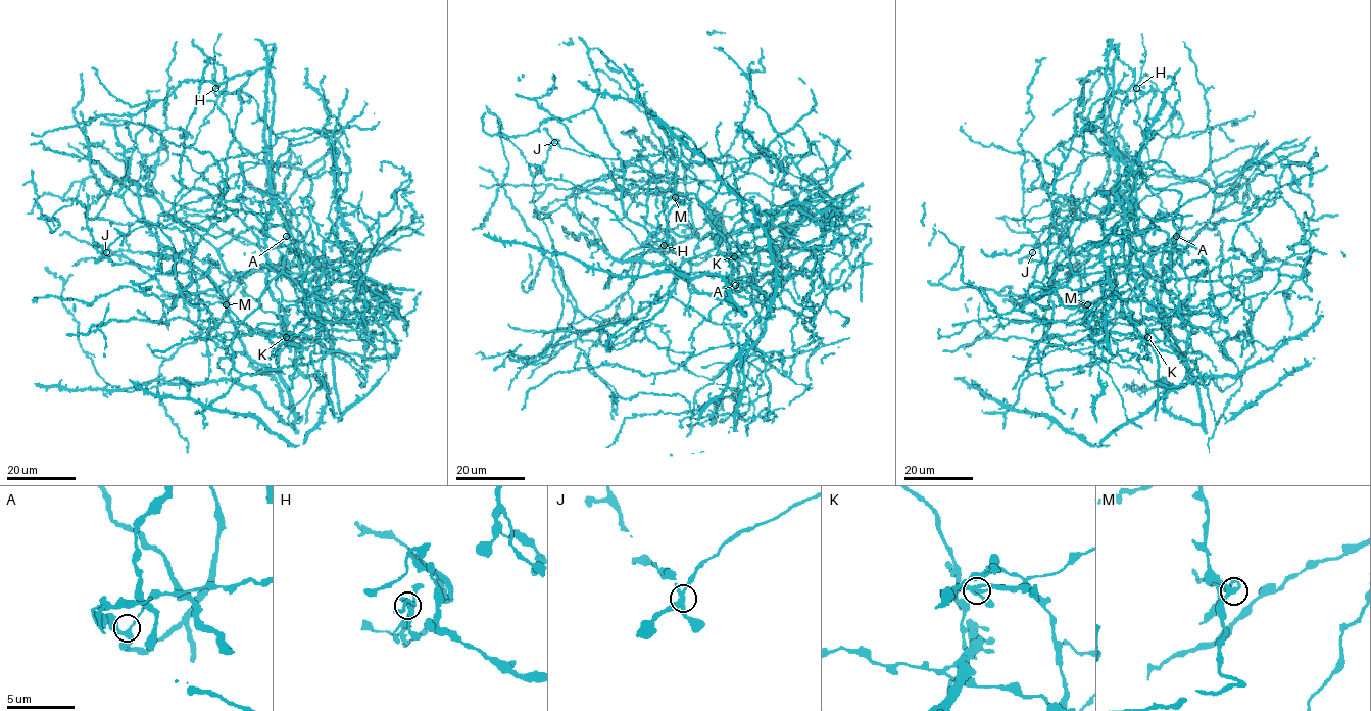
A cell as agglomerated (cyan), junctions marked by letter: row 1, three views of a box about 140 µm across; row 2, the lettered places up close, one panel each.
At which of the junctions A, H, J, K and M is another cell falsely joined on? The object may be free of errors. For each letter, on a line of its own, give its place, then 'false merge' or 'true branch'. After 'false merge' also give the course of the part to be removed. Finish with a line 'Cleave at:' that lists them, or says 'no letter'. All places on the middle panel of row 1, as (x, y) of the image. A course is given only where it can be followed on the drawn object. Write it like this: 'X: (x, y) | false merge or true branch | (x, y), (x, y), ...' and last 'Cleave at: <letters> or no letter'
A: (735, 285) | true branch
H: (664, 245) | true branch
J: (554, 142) | false merge | (554, 141), (561, 148), (589, 156), (630, 162), (670, 184), (683, 182), (685, 169), (672, 139), (658, 123)
K: (734, 256) | true branch
M: (675, 197) | true branch
Cleave at: J

